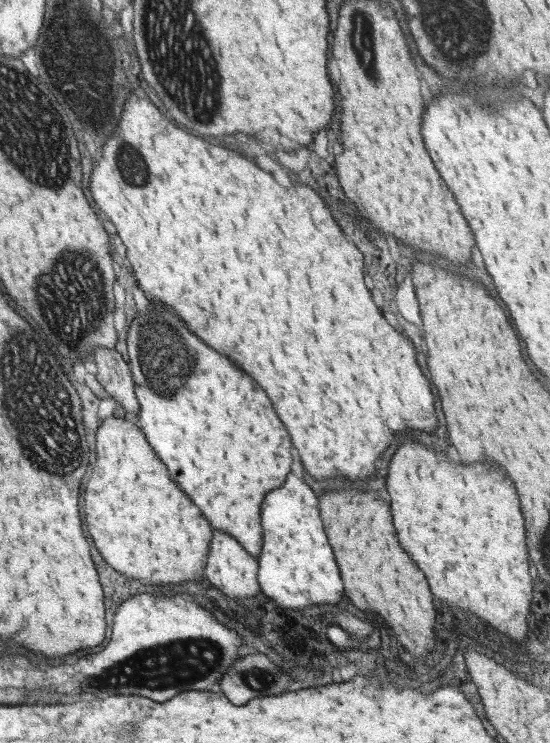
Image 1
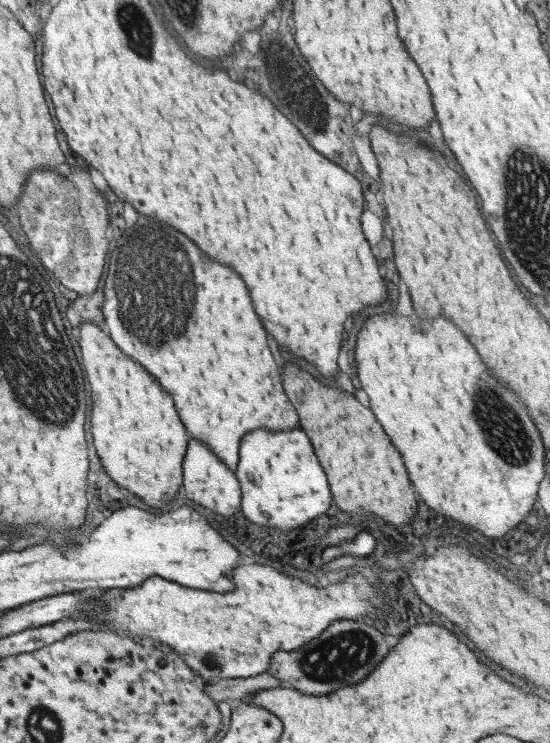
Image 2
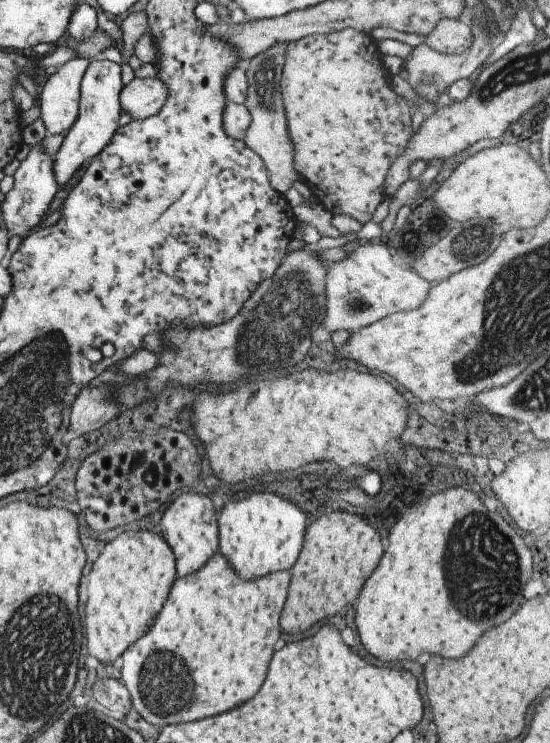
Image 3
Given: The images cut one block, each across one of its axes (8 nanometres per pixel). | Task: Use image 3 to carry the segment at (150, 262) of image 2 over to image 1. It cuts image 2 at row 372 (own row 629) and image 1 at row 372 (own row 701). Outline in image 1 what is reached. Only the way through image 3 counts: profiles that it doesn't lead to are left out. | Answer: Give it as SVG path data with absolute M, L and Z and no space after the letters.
M148 302L146 306L146 312L144 314L136 314L136 318L132 320L130 328L128 328L128 338L126 338L126 346L128 346L128 356L130 356L130 368L132 368L133 382L135 386L135 394L140 404L140 414L137 425L144 433L148 443L152 446L152 449L156 451L156 454L160 456L160 461L164 462L164 466L168 468L170 476L182 486L182 490L192 498L192 503L196 504L202 514L208 518L208 522L214 526L214 528L222 528L224 532L236 536L236 541L240 542L242 548L246 549L252 557L258 560L260 557L260 551L262 551L263 545L263 530L261 525L261 504L264 501L264 497L284 484L286 480L286 474L290 472L290 466L292 466L292 454L290 454L290 436L284 428L284 424L280 422L280 418L276 416L274 408L272 408L272 402L268 400L266 392L256 384L252 382L252 376L246 374L244 370L240 370L234 362L230 362L230 358L218 354L216 350L208 348L196 334L192 334L188 330L188 326L184 326L184 321L180 322L180 318L176 318L176 314L172 316L168 312L168 306L160 306L160 304L152 304Z

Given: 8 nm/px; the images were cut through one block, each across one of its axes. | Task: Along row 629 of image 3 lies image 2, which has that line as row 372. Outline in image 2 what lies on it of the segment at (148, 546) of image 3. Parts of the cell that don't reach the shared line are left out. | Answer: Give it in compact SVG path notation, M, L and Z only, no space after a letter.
M92 321L82 322L80 326L80 356L82 356L86 378L90 382L90 390L92 390L94 406L92 406L90 432L94 438L94 448L102 460L100 463L106 468L110 478L118 482L118 485L138 494L146 504L164 508L183 488L182 463L190 440L190 434L186 432L186 427L174 408L172 396L164 392L164 388L156 382L156 378L152 378L146 372L144 366L128 358L110 340L110 336Z

